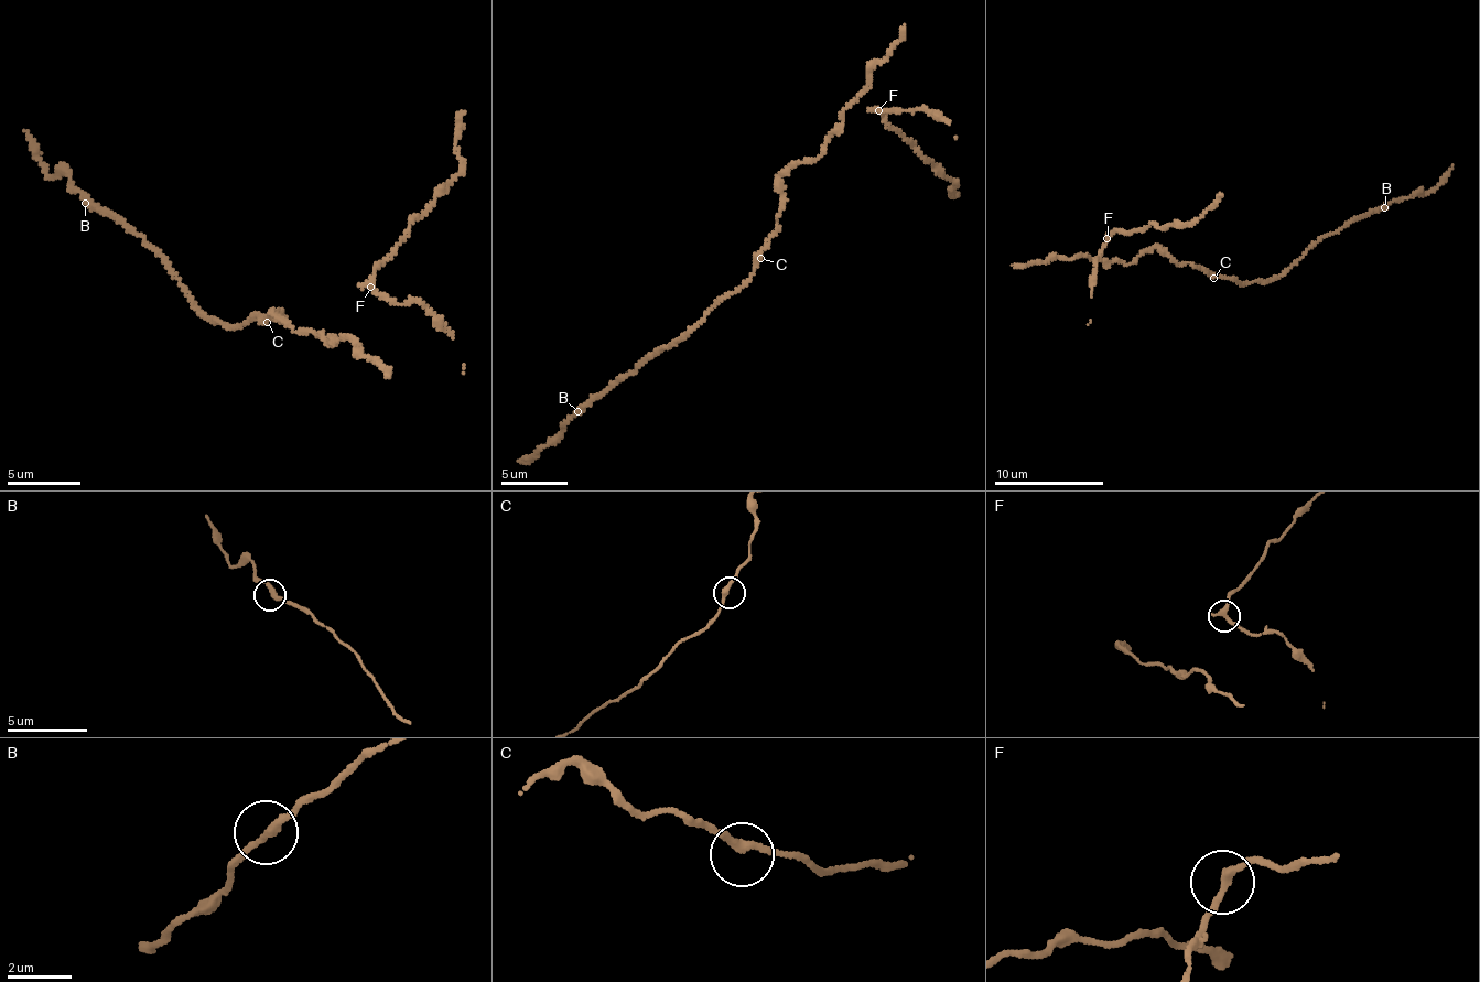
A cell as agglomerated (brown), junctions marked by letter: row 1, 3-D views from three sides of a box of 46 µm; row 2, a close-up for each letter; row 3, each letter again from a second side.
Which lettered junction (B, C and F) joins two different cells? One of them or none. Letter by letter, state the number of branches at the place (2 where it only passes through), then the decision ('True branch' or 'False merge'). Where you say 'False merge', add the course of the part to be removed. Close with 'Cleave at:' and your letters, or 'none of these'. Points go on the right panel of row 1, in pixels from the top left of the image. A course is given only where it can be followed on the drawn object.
B: Branches: 2. True branch
C: Branches: 2. True branch
F: Branches: 2. True branch
Cleave at: none of these

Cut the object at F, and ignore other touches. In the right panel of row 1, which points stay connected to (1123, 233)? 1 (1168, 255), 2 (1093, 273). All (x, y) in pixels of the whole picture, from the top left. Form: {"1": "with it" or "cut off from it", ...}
{"1": "cut off from it", "2": "with it"}

